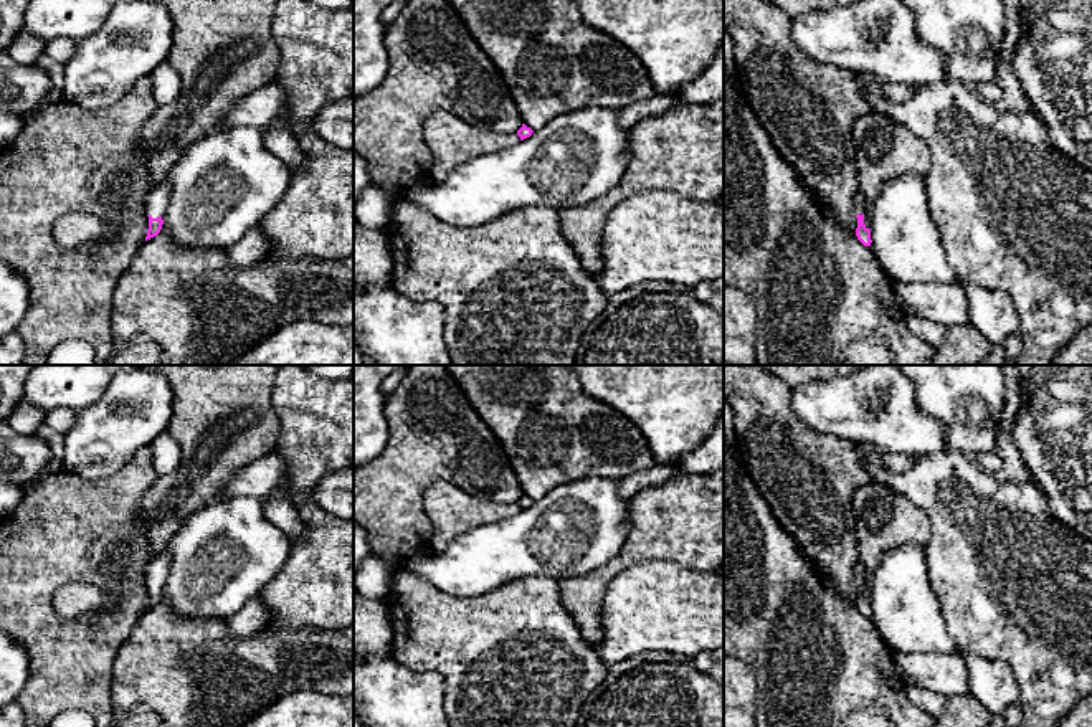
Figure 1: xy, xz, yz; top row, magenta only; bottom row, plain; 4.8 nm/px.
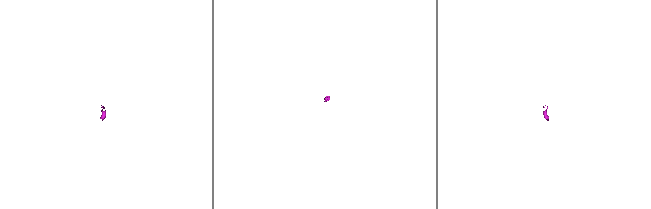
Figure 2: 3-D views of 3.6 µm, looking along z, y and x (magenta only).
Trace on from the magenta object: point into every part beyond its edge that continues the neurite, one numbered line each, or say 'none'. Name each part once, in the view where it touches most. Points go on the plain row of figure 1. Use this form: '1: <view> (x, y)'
1: xy (157, 572)

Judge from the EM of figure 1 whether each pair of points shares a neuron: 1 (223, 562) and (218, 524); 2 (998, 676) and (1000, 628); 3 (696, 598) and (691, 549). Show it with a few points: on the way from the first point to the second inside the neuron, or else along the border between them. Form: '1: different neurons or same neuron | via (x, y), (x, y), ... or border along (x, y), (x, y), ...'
1: same neuron | via (223, 552), (223, 534)
2: different neurons | border along (962, 648), (1003, 661), (1011, 669), (1020, 694)
3: different neurons | border along (655, 560), (673, 560), (706, 572)

